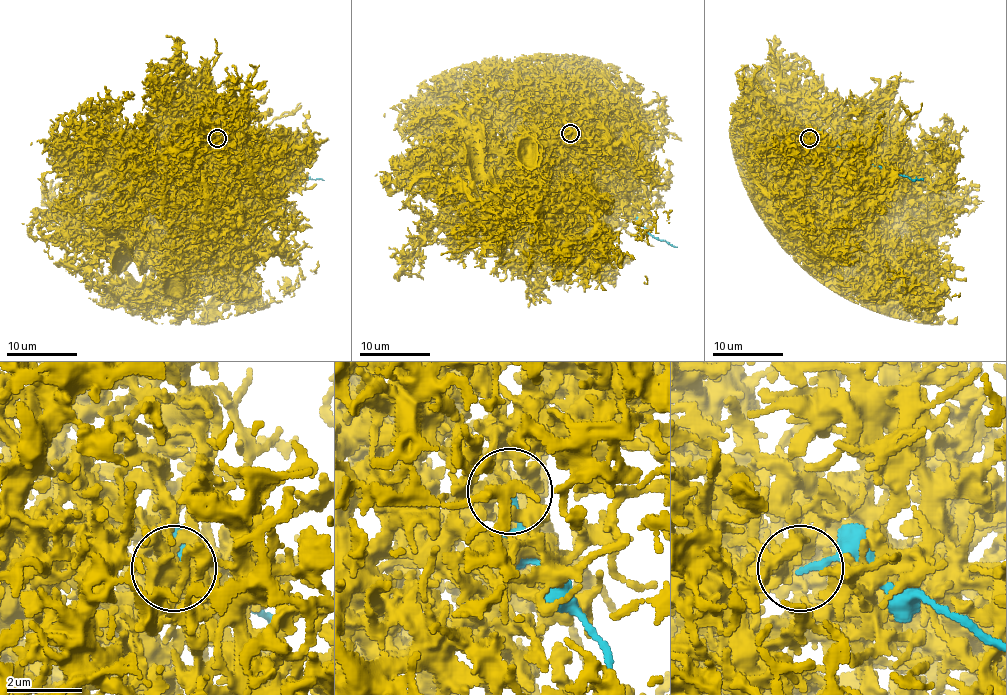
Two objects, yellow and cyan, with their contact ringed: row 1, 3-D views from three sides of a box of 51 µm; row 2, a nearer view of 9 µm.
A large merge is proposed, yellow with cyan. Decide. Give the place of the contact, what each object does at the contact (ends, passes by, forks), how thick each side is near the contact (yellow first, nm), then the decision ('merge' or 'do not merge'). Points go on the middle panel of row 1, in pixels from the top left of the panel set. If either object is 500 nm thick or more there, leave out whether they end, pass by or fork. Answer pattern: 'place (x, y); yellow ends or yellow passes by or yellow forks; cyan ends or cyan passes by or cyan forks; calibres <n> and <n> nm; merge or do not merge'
place (570, 133); yellow forks; cyan ends; calibres 220 and 170 nm; do not merge

